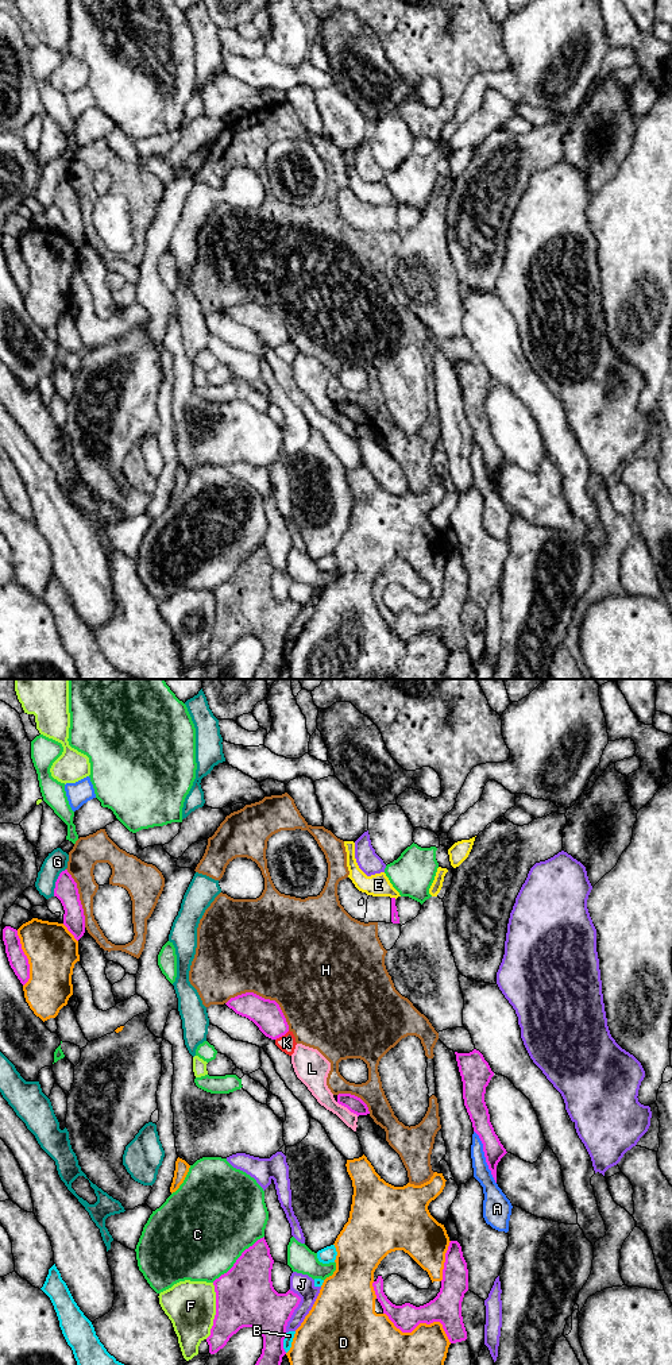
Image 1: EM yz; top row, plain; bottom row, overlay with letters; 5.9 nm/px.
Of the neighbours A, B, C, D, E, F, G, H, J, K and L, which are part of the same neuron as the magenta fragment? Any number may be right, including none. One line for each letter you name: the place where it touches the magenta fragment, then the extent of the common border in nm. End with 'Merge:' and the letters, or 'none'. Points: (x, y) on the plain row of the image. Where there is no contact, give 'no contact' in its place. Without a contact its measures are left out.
Merge: none

